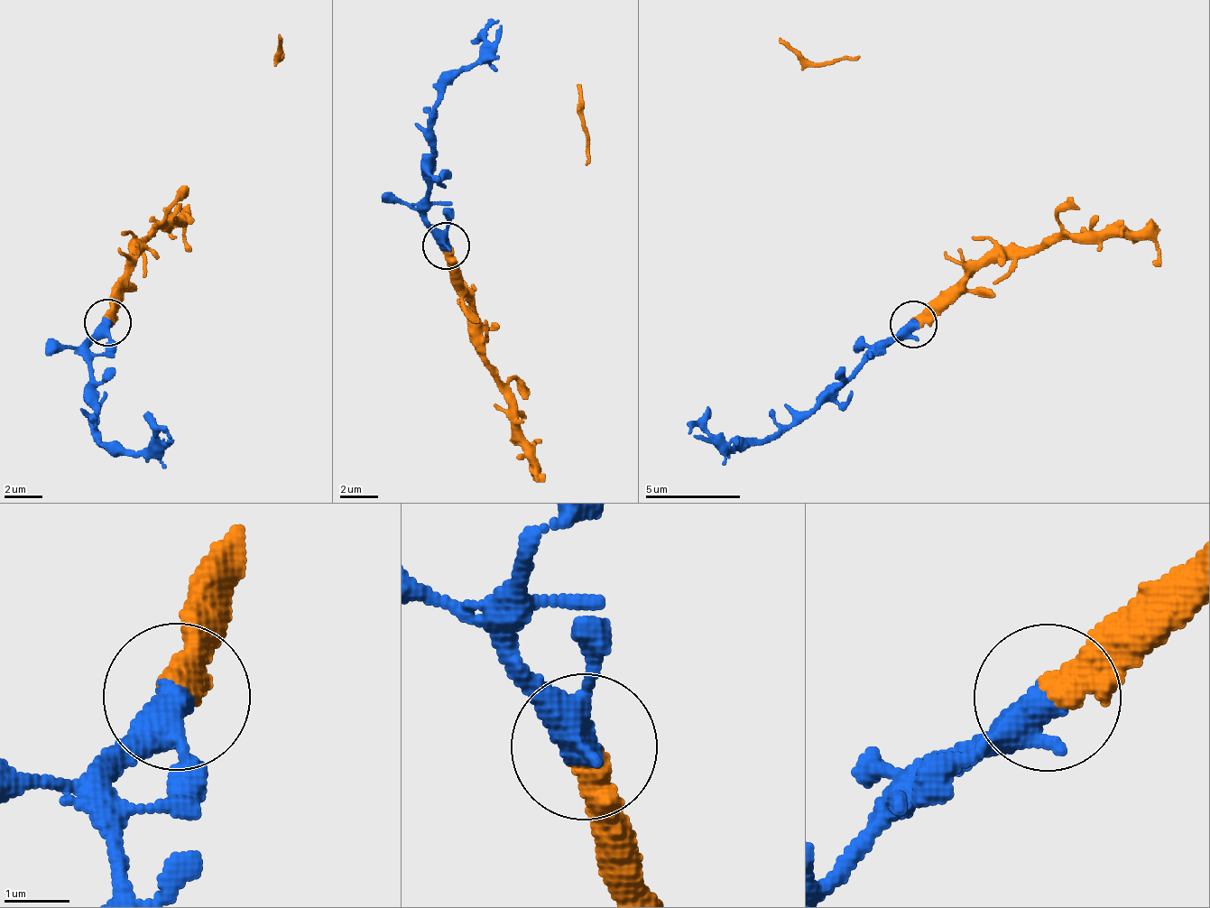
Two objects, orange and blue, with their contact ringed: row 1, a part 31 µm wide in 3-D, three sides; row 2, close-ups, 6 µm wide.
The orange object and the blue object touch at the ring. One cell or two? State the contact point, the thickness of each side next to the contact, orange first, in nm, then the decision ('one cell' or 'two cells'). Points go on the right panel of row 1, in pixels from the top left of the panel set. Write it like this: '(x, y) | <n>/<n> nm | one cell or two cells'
(913, 324) | 440/400 nm | one cell

